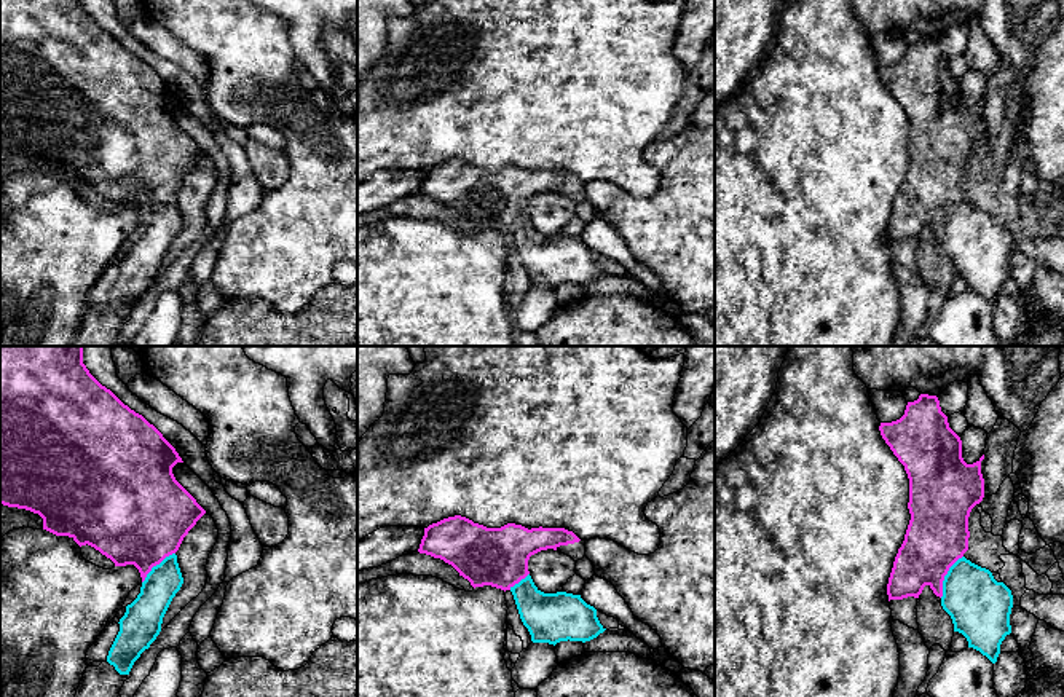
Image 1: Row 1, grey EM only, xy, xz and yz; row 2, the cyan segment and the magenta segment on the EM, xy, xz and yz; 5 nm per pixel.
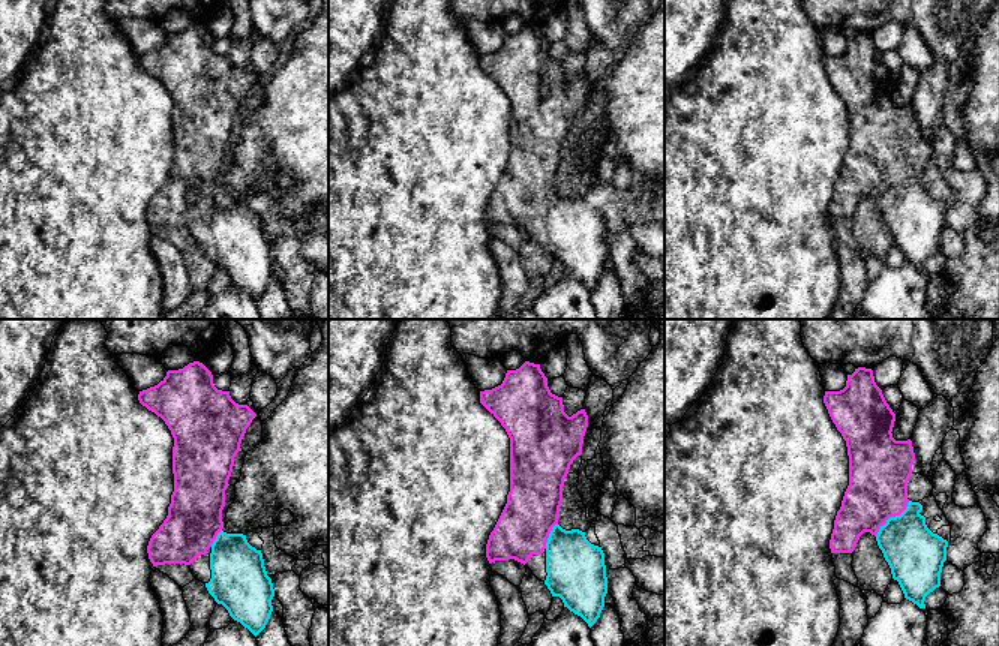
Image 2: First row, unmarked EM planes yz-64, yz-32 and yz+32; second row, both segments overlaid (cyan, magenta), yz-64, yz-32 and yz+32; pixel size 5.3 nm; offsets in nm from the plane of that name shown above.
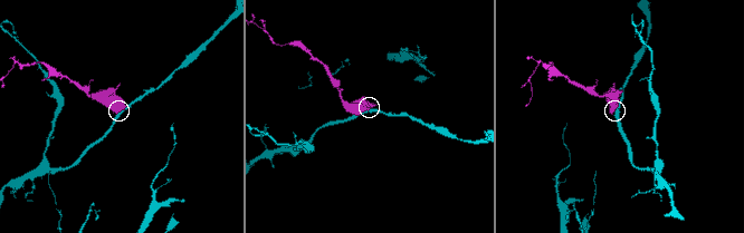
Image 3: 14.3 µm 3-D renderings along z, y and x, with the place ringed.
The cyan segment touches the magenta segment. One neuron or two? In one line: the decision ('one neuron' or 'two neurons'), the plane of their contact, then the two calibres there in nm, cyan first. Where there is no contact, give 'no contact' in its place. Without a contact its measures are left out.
one neuron; contact in yz; calibres 320 and 320 nm

